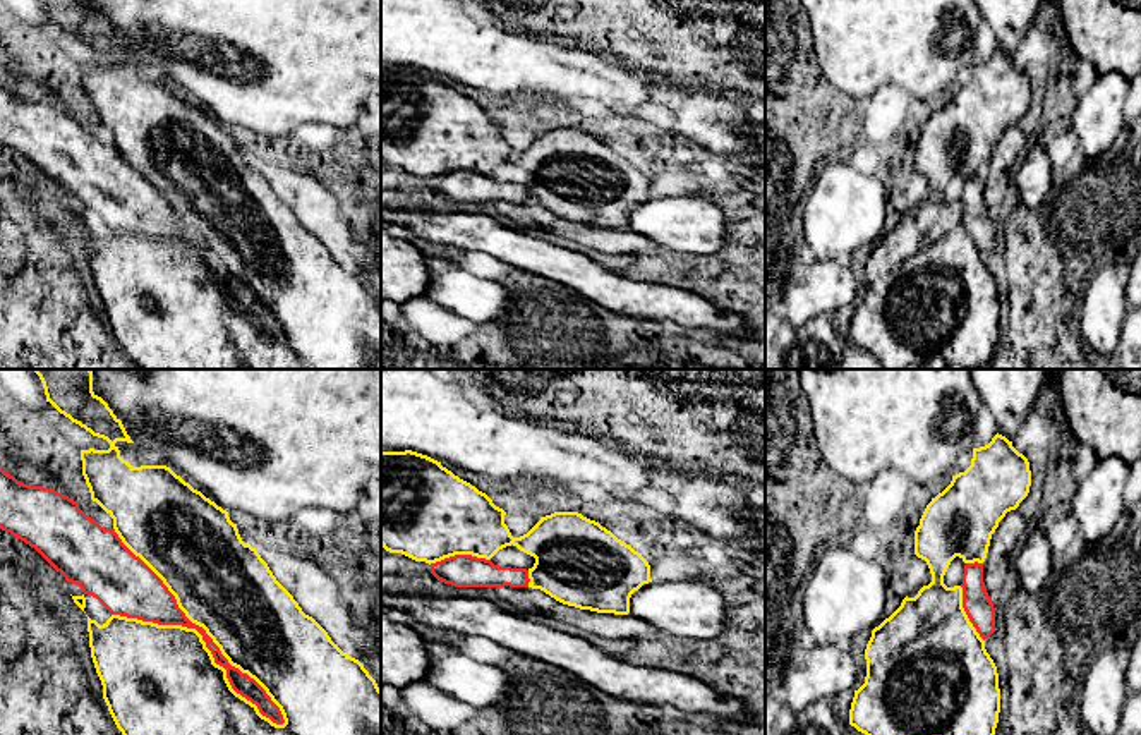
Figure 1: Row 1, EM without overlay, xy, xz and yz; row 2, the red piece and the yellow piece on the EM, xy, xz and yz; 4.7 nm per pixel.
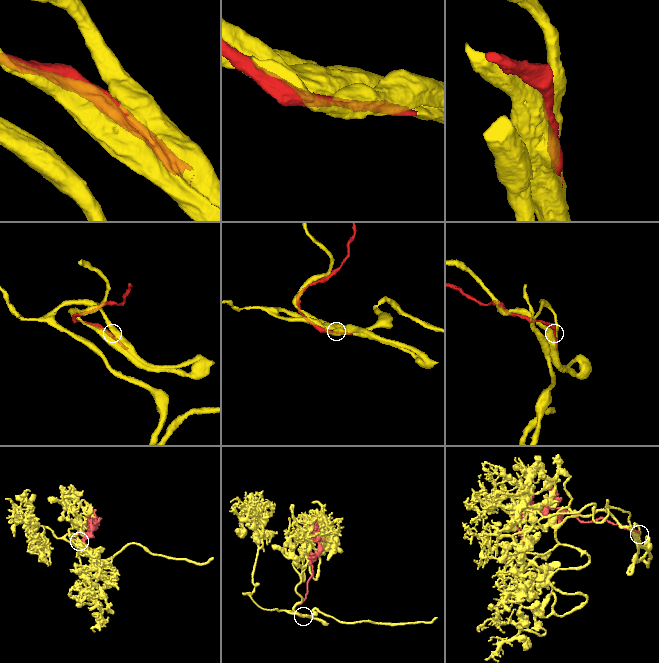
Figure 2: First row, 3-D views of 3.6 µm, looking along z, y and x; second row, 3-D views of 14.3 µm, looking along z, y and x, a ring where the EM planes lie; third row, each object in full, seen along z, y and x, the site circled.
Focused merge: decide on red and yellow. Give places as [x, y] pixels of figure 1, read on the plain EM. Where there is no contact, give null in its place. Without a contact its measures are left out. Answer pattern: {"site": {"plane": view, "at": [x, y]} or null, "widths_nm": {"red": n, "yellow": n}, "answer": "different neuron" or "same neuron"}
{"site": {"plane": "xy", "at": [203, 244]}, "widths_nm": {"red": 170, "yellow": 440}, "answer": "same neuron"}

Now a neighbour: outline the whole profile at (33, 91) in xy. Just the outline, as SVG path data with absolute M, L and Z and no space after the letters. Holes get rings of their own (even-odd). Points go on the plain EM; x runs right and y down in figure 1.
M0 79L0 84L3 84L5 88L9 88L10 91L14 91L17 96L24 100L51 103L69 112L63 105L63 100L57 93L38 82L31 82L24 79L7 79L7 81Z

